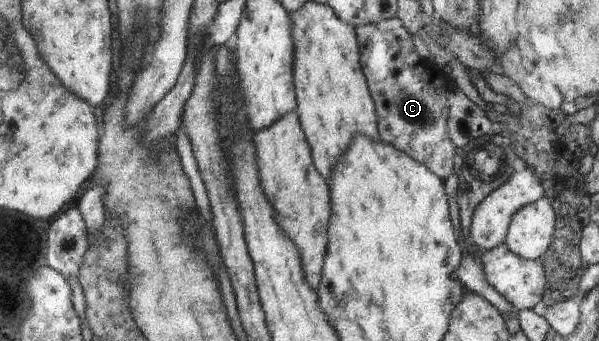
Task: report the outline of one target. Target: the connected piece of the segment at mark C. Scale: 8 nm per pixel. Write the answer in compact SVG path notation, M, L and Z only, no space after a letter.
M397 16L380 23L369 23L365 28L357 28L356 35L361 36L361 44L365 44L364 75L367 77L371 95L375 98L380 140L405 151L409 156L427 165L438 177L447 179L455 166L453 158L455 154L459 154L447 134L447 114L450 107L448 96L456 88L455 80L447 72L435 73L435 69L447 71L444 67L435 65L434 68L429 68L421 64L409 32L405 32Z

